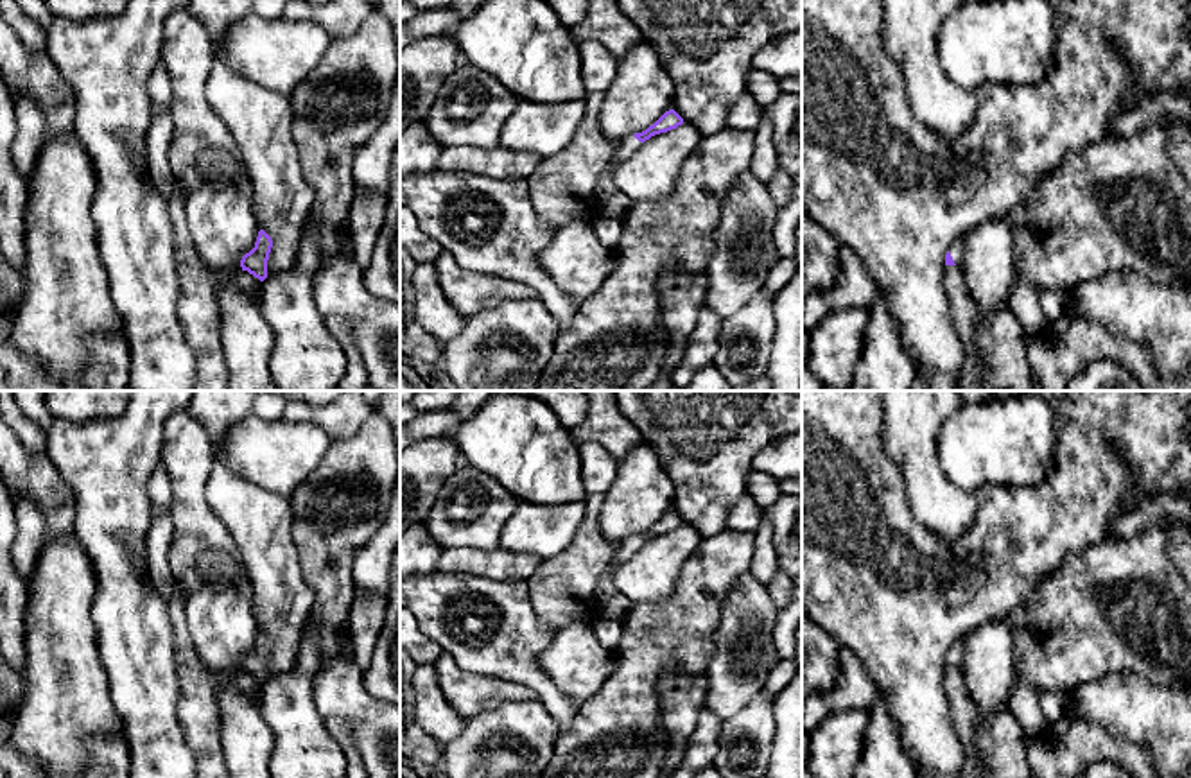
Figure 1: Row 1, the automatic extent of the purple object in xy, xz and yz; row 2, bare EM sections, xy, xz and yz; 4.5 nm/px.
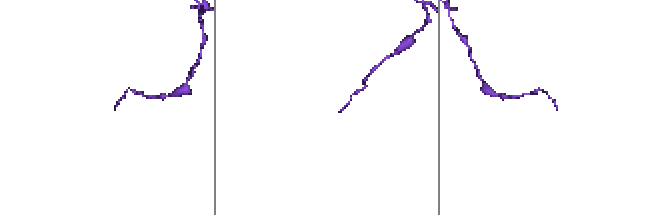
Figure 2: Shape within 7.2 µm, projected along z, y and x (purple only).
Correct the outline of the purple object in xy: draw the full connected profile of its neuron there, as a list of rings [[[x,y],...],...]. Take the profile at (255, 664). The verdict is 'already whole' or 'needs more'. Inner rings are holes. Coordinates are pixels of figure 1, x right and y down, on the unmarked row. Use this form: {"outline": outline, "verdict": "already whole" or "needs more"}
{"outline": [[[260,631],[255,649],[249,654],[246,654],[240,661],[242,672],[248,672],[249,676],[264,683],[267,679],[267,661],[271,649],[271,638],[264,631]]], "verdict": "already whole"}

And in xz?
{"outline": [[[669,511],[646,532],[621,541],[612,565],[603,572],[596,586],[594,597],[601,606],[601,618],[621,622],[633,606],[633,602],[613,583],[615,568],[628,561],[651,538],[676,531],[682,525],[683,520],[674,511]]], "verdict": "needs more"}

